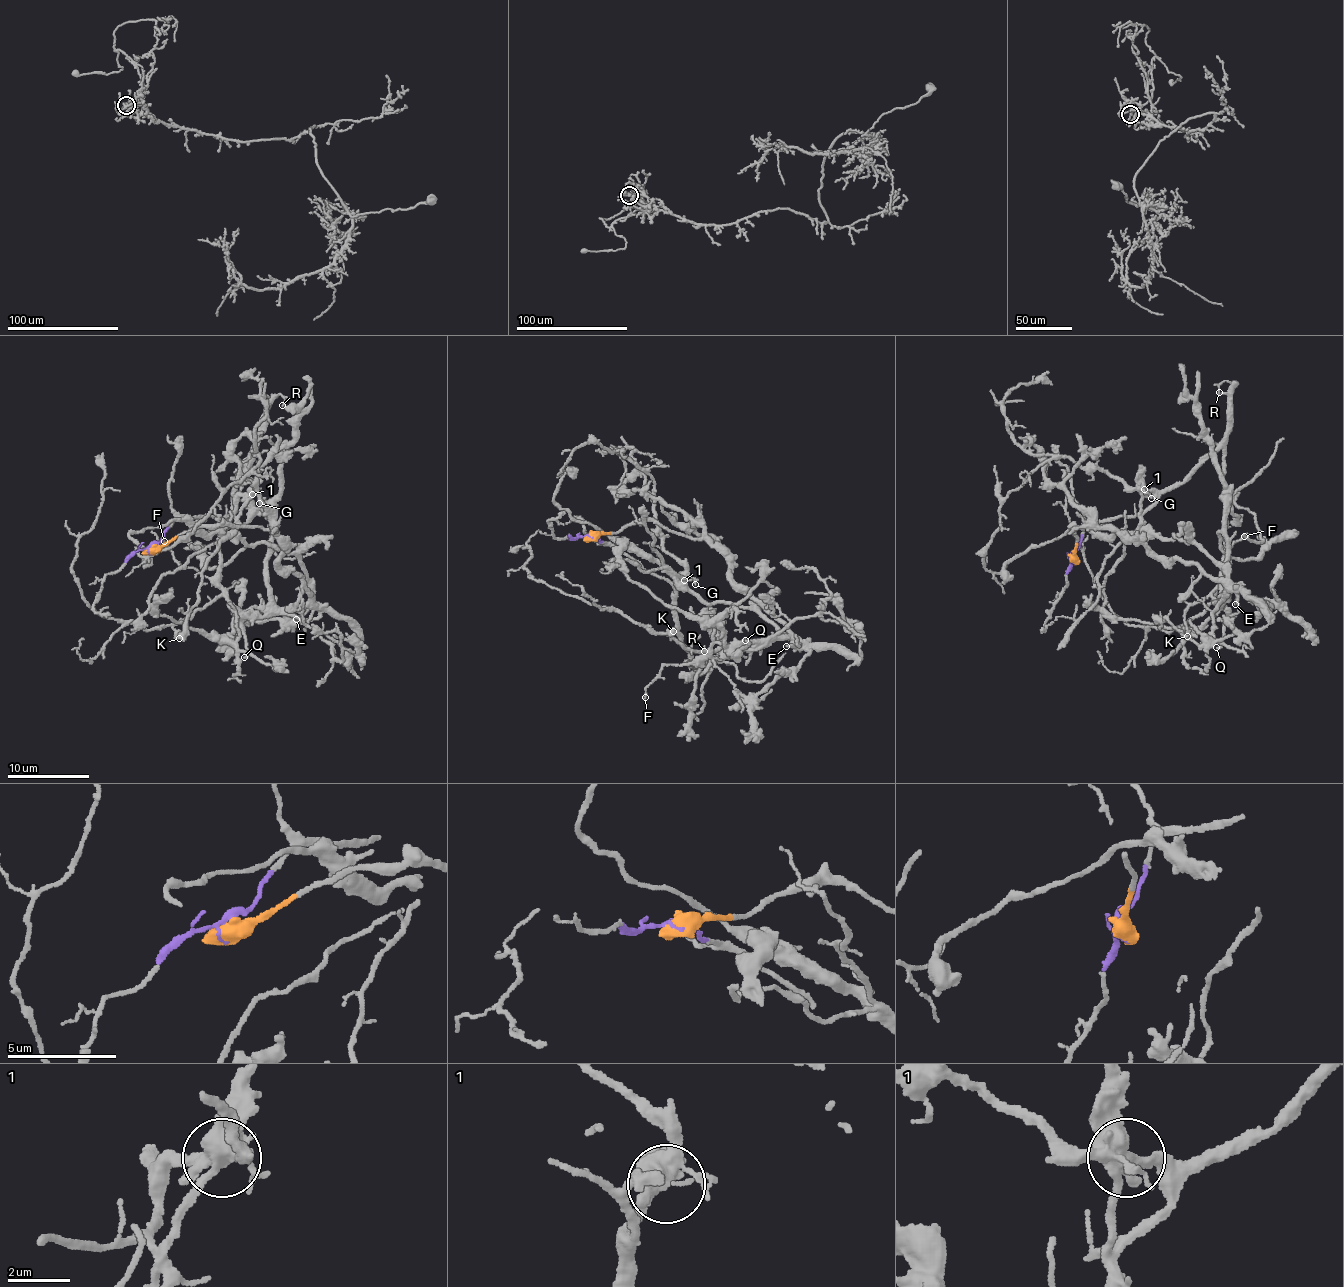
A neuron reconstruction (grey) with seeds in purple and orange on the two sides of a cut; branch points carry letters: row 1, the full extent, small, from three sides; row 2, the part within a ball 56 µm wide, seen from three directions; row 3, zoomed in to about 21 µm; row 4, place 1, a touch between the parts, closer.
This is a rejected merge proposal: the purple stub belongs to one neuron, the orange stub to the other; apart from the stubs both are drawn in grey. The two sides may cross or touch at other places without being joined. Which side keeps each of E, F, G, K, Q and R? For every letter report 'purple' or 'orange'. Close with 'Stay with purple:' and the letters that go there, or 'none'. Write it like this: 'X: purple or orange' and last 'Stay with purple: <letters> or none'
E: orange
F: purple
G: purple
K: purple
Q: orange
R: purple
Stay with purple: F, G, K, R

